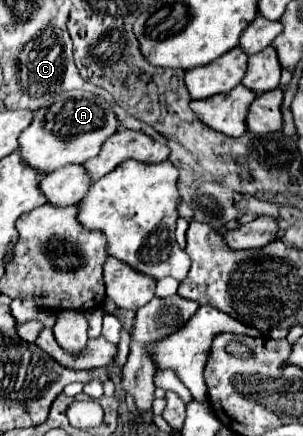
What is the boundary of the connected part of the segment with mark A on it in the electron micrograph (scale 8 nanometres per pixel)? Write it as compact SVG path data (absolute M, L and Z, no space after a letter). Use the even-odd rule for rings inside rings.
M70 90L54 96L52 104L34 112L32 124L20 134L22 162L40 174L50 174L68 164L84 164L100 152L102 142L118 130L118 120L102 96L86 90Z

